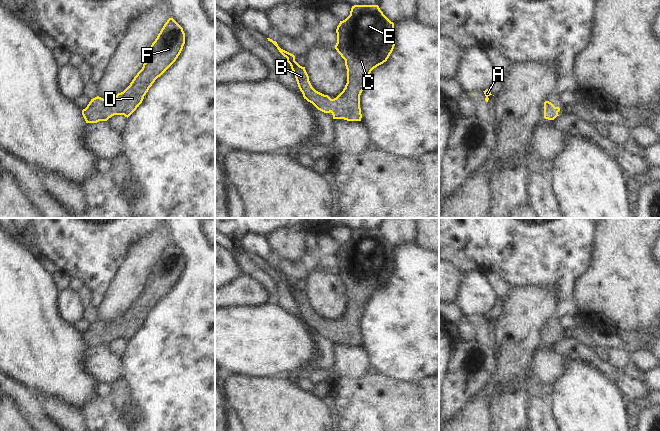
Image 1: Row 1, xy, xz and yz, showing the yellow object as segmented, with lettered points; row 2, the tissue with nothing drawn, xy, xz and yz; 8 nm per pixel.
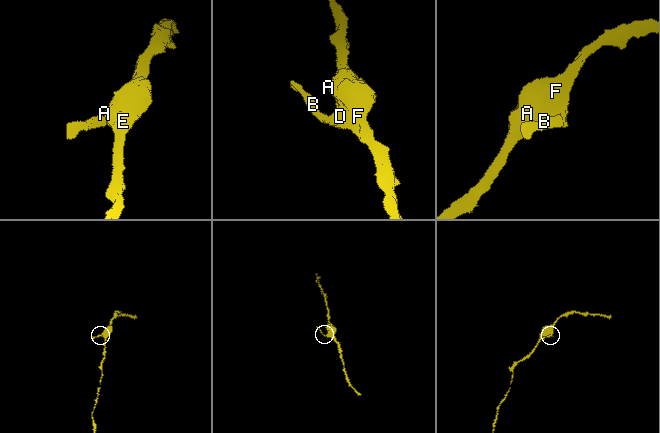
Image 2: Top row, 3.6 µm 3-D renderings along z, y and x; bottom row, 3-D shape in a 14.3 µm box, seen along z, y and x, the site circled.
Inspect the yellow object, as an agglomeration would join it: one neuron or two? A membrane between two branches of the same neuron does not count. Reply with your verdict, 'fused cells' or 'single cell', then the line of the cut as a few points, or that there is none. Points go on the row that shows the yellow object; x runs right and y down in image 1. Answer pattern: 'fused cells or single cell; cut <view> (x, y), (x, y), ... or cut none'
single cell; cut none

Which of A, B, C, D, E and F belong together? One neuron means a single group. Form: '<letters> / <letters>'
A B C D E F

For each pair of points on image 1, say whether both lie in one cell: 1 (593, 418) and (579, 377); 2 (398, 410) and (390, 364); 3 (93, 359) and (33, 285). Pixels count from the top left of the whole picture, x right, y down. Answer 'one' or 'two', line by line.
1: one
2: two
3: two

